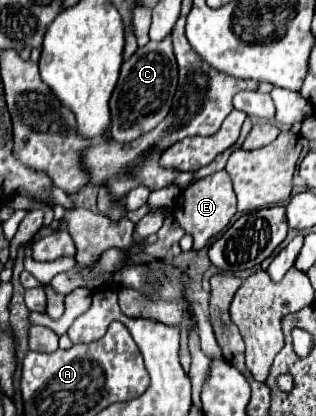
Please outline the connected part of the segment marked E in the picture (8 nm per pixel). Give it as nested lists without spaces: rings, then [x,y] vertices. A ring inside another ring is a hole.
[[[221,170],[183,190],[175,202],[173,218],[181,224],[185,234],[193,236],[193,250],[203,250],[209,244],[209,240],[217,236],[231,222],[235,212],[237,212],[237,200],[231,178],[225,170]]]

